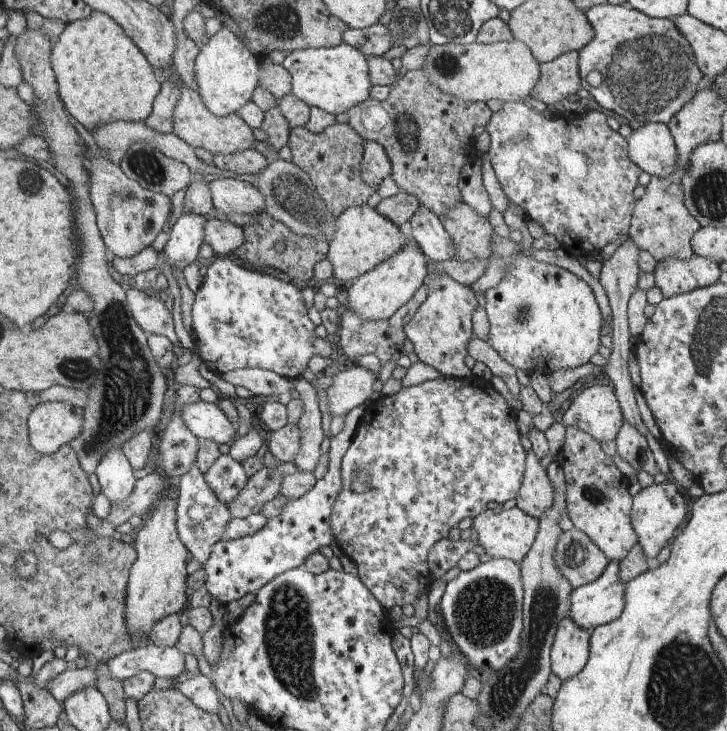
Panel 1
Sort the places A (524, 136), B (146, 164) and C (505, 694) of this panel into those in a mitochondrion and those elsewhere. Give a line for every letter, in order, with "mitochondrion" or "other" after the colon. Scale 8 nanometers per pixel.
A: mitochondrion
B: mitochondrion
C: mitochondrion

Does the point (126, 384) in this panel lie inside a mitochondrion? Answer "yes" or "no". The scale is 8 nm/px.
yes

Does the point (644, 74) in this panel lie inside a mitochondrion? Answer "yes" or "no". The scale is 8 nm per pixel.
yes

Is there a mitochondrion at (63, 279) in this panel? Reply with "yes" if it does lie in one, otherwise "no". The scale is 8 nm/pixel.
no

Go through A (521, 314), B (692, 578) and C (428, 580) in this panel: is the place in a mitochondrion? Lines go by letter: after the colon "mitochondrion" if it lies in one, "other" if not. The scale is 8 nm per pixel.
A: mitochondrion
B: other
C: other

